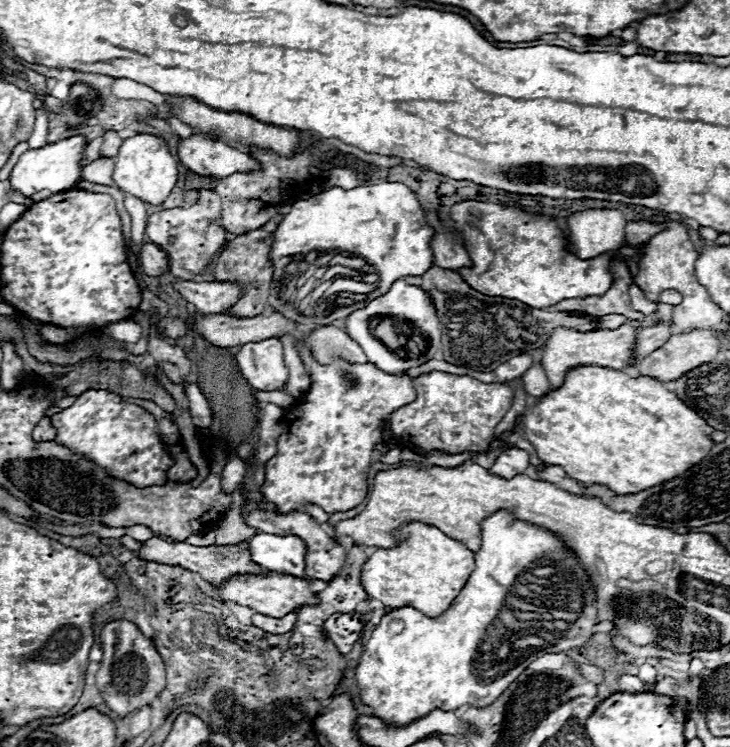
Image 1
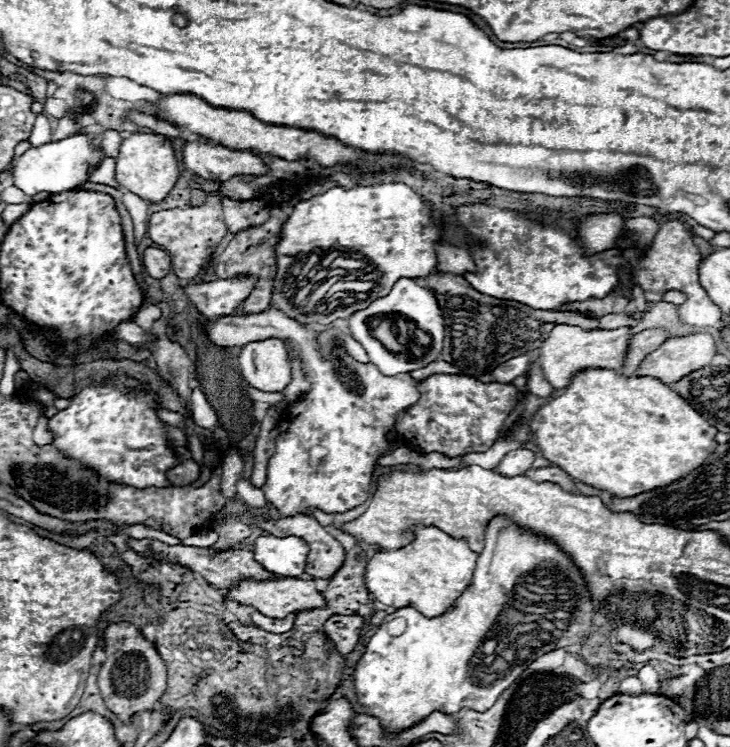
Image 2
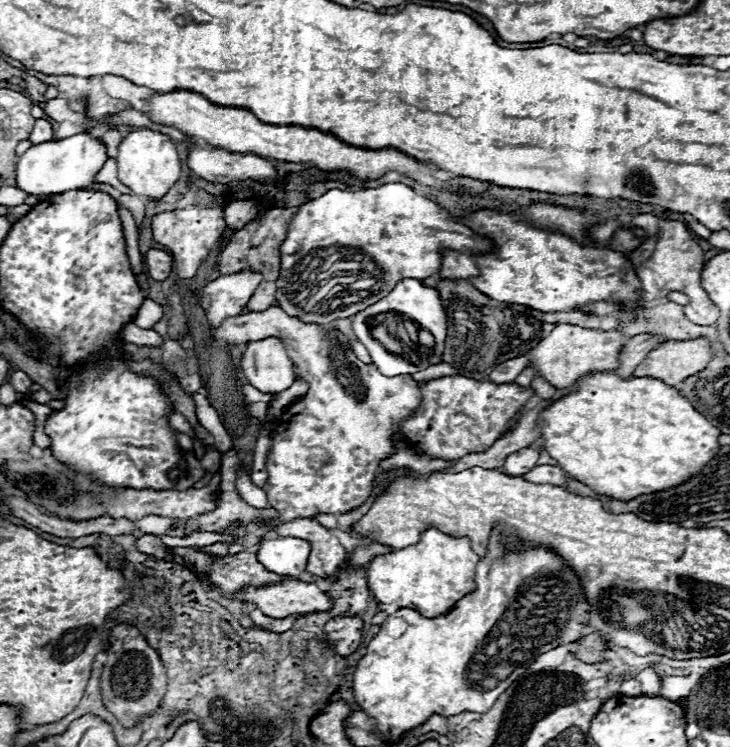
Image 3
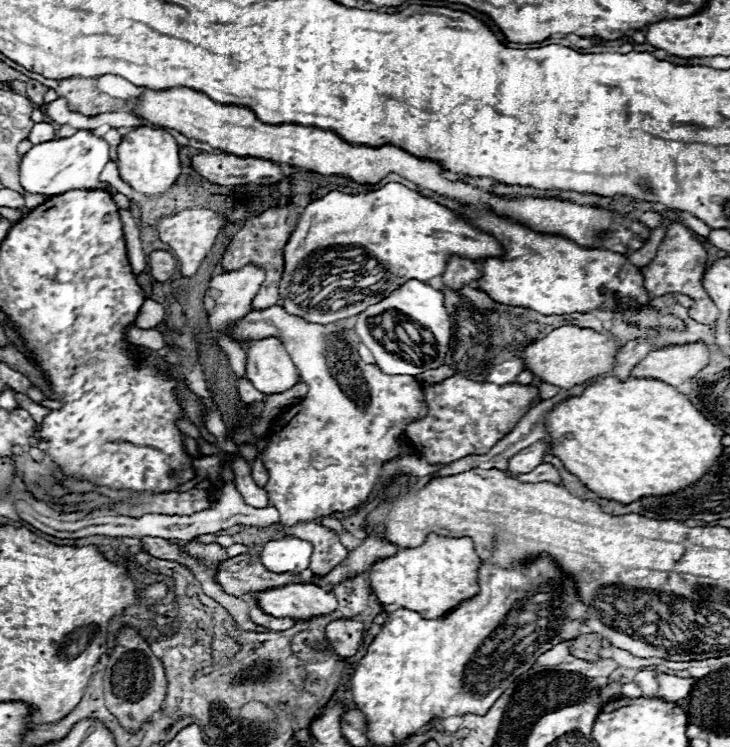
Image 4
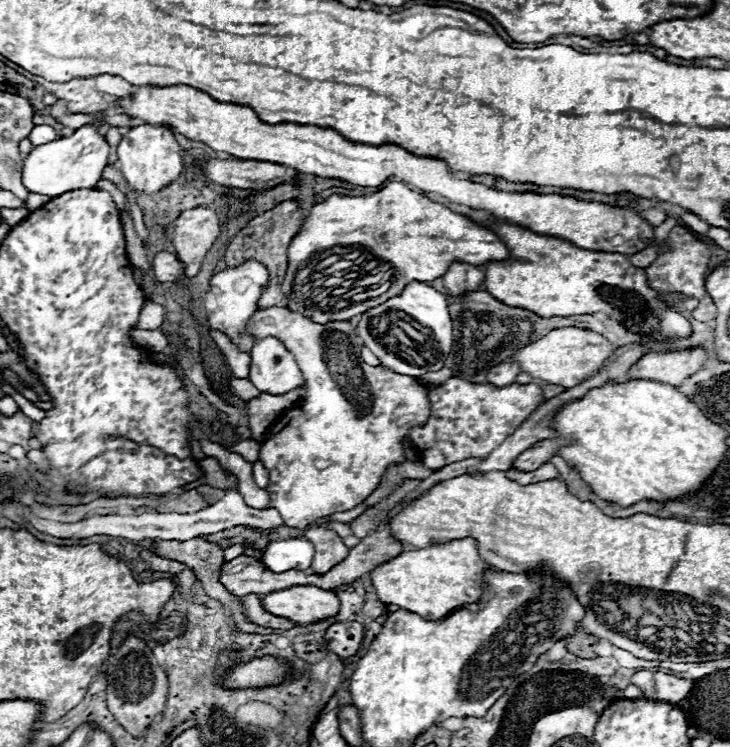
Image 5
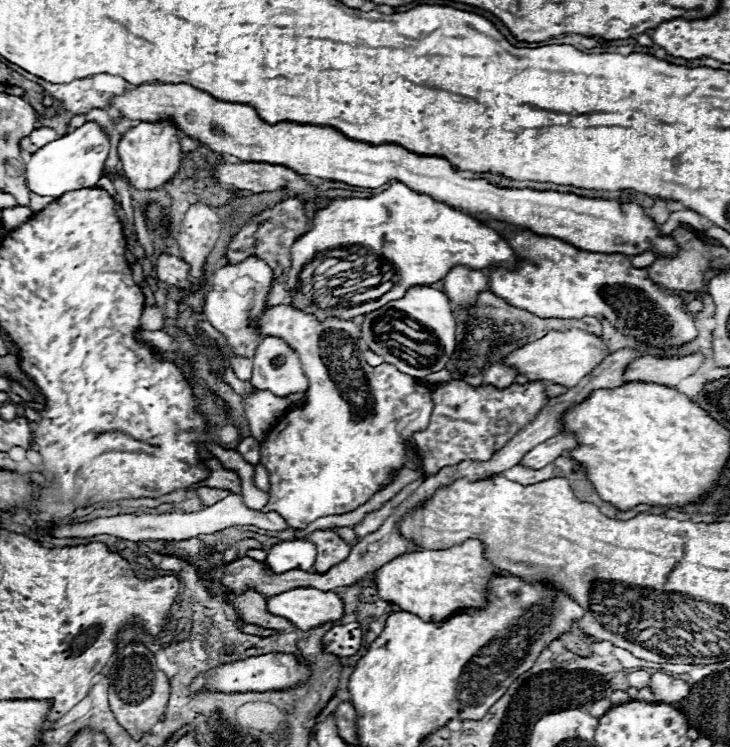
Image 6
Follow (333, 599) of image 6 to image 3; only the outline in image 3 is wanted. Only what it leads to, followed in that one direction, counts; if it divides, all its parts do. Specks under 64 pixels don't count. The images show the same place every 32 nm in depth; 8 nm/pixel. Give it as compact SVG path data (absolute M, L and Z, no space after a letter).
M286 580L264 588L246 588L244 592L234 594L234 598L254 602L258 610L272 618L300 618L310 612L326 612L334 606L334 600L328 598L314 582L302 580Z

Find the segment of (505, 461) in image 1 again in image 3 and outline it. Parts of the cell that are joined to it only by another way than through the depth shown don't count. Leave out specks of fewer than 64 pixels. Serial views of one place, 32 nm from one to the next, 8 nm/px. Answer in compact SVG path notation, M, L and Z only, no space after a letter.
M534 444L534 446L528 446L524 450L510 454L504 462L502 472L508 476L522 476L522 474L530 472L530 468L534 468L538 462L540 452L542 452L542 444Z

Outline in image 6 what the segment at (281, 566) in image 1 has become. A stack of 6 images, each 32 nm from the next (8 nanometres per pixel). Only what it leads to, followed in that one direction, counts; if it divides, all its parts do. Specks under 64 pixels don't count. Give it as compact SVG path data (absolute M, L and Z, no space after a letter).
M288 540L276 544L266 558L272 572L288 570L310 570L316 562L316 546L310 540Z

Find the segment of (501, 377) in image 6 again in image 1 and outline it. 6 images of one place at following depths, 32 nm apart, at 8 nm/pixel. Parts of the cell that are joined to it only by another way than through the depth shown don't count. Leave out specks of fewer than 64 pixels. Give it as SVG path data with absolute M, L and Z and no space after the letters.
M526 352L526 354L522 354L522 356L514 356L512 360L500 364L500 366L494 370L494 374L496 374L496 378L498 378L500 382L506 382L506 380L514 380L514 378L522 376L530 366L532 366L532 356Z

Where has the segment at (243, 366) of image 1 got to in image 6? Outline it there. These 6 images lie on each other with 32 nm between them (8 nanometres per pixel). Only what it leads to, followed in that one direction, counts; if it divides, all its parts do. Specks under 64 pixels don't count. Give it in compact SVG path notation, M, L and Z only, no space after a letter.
M266 336L256 348L250 382L254 388L270 390L274 396L308 392L300 356L278 336Z

